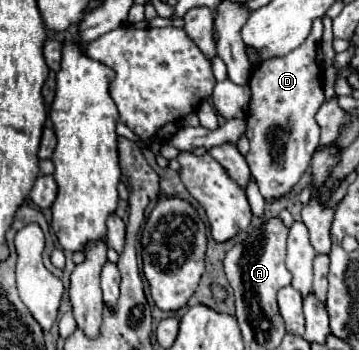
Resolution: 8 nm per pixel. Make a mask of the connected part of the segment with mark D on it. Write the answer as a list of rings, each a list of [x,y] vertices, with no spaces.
[[[316,19],[312,25],[310,35],[306,37],[306,41],[296,47],[294,51],[290,51],[288,55],[282,57],[274,57],[274,59],[266,59],[260,63],[260,67],[254,69],[252,77],[250,77],[250,105],[248,105],[248,115],[246,115],[246,135],[250,139],[250,151],[246,153],[246,163],[250,165],[252,177],[258,181],[260,193],[266,201],[278,199],[282,195],[286,195],[304,175],[304,171],[308,169],[310,157],[318,145],[320,139],[320,127],[314,119],[316,111],[320,109],[322,101],[324,101],[324,89],[322,89],[322,69],[318,63],[318,41],[322,39],[322,19]]]

